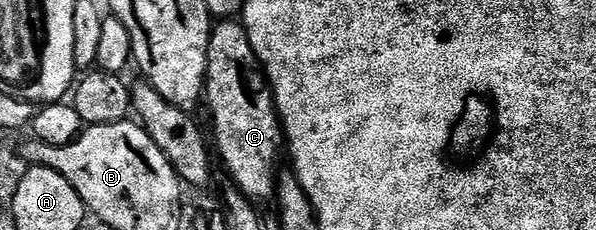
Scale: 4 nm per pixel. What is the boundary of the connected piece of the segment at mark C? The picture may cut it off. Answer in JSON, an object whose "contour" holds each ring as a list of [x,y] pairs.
{"contour":[[[220,21],[213,26],[212,36],[210,37],[210,45],[208,46],[208,78],[206,80],[206,107],[212,110],[212,127],[216,130],[216,143],[214,139],[214,147],[220,150],[220,157],[228,166],[227,174],[235,180],[240,186],[240,192],[246,198],[253,201],[261,201],[260,199],[271,200],[276,194],[276,180],[278,178],[278,166],[276,162],[280,159],[280,151],[282,155],[282,148],[285,146],[286,138],[284,136],[284,129],[280,122],[280,115],[276,112],[276,102],[272,96],[272,89],[268,86],[268,76],[264,74],[264,66],[261,65],[260,59],[254,53],[254,49],[250,45],[250,37],[244,32],[243,22],[240,21]]]}

